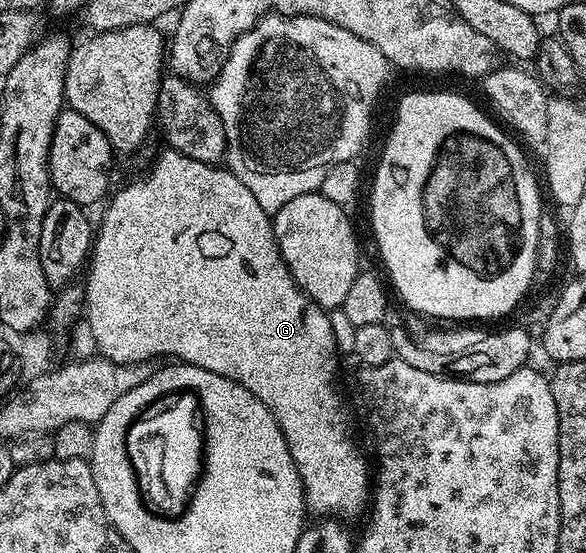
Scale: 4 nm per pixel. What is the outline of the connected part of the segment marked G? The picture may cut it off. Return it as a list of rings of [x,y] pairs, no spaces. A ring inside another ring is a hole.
[[[170,148],[165,152],[166,154],[158,156],[157,163],[150,168],[146,178],[123,187],[117,195],[114,193],[108,199],[109,207],[101,218],[101,226],[99,222],[96,227],[91,257],[87,262],[89,279],[83,282],[83,314],[89,320],[92,334],[95,335],[97,354],[120,366],[128,366],[130,362],[153,362],[157,358],[173,359],[181,364],[201,366],[207,372],[215,372],[224,381],[234,382],[240,389],[249,390],[251,396],[258,398],[262,406],[269,409],[269,414],[275,416],[287,440],[287,453],[295,460],[296,470],[305,489],[304,509],[308,513],[310,510],[317,514],[313,516],[328,516],[333,520],[350,520],[364,510],[366,513],[371,502],[371,466],[370,463],[369,466],[365,463],[365,458],[349,431],[349,418],[345,415],[341,394],[337,391],[337,338],[333,335],[333,322],[329,319],[332,317],[295,284],[285,261],[281,259],[272,217],[263,208],[259,208],[259,200],[251,196],[251,188],[247,188],[243,180],[220,165],[201,163]]]

